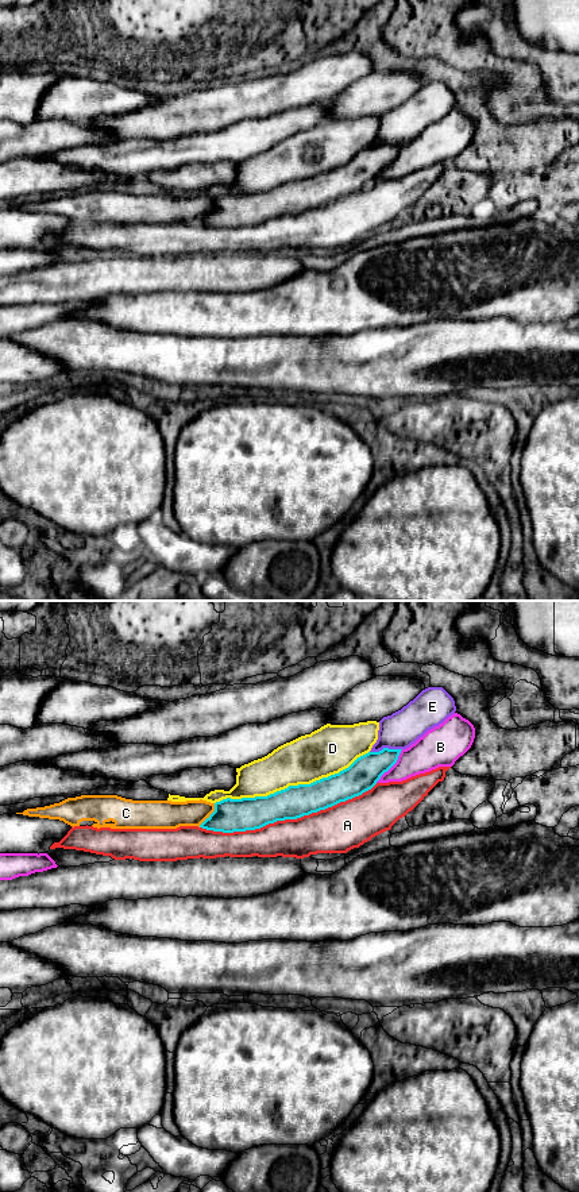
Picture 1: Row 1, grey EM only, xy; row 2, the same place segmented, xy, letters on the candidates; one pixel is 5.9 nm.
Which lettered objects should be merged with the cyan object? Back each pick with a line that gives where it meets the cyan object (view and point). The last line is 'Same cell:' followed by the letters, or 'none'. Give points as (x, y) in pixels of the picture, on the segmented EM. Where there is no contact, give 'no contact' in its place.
Same cell: none

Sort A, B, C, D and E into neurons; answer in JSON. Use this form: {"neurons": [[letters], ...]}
{"neurons": [["A"], ["B"], ["C"], ["D"], ["E"]]}

